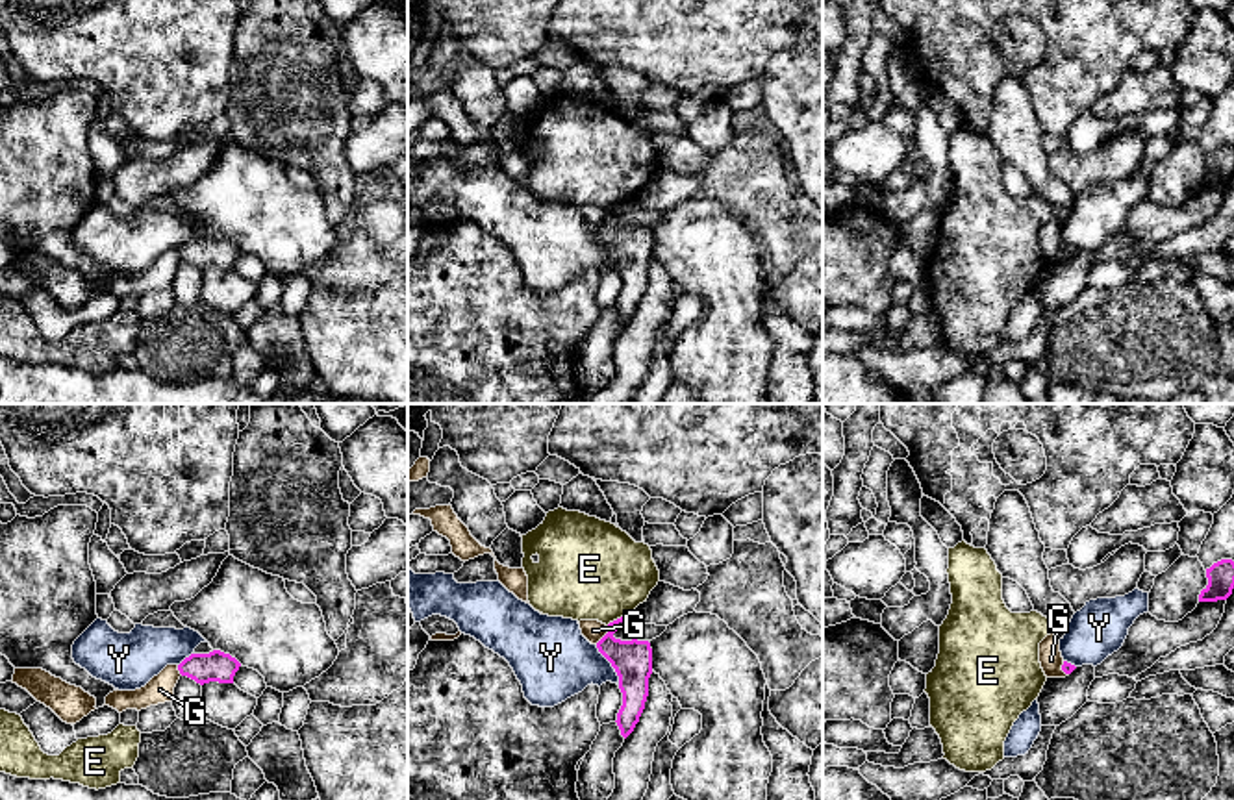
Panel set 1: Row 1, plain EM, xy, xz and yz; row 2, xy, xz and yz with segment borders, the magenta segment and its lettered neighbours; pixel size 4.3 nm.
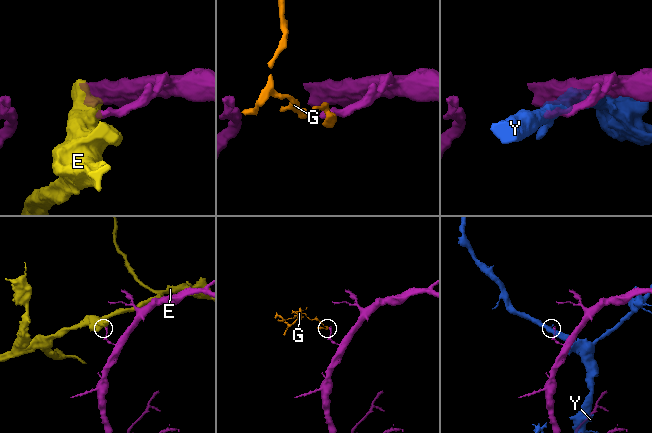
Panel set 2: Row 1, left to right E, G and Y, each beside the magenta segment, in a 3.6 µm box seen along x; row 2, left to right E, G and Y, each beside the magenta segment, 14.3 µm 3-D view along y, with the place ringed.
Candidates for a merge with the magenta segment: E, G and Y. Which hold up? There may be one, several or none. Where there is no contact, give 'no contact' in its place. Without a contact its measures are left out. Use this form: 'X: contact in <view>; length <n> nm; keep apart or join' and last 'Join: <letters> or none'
E: contact in xz; length 130 nm; keep apart
G: contact in xz; length 100 nm; keep apart
Y: contact in xz; length 200 nm; keep apart
Join: none

